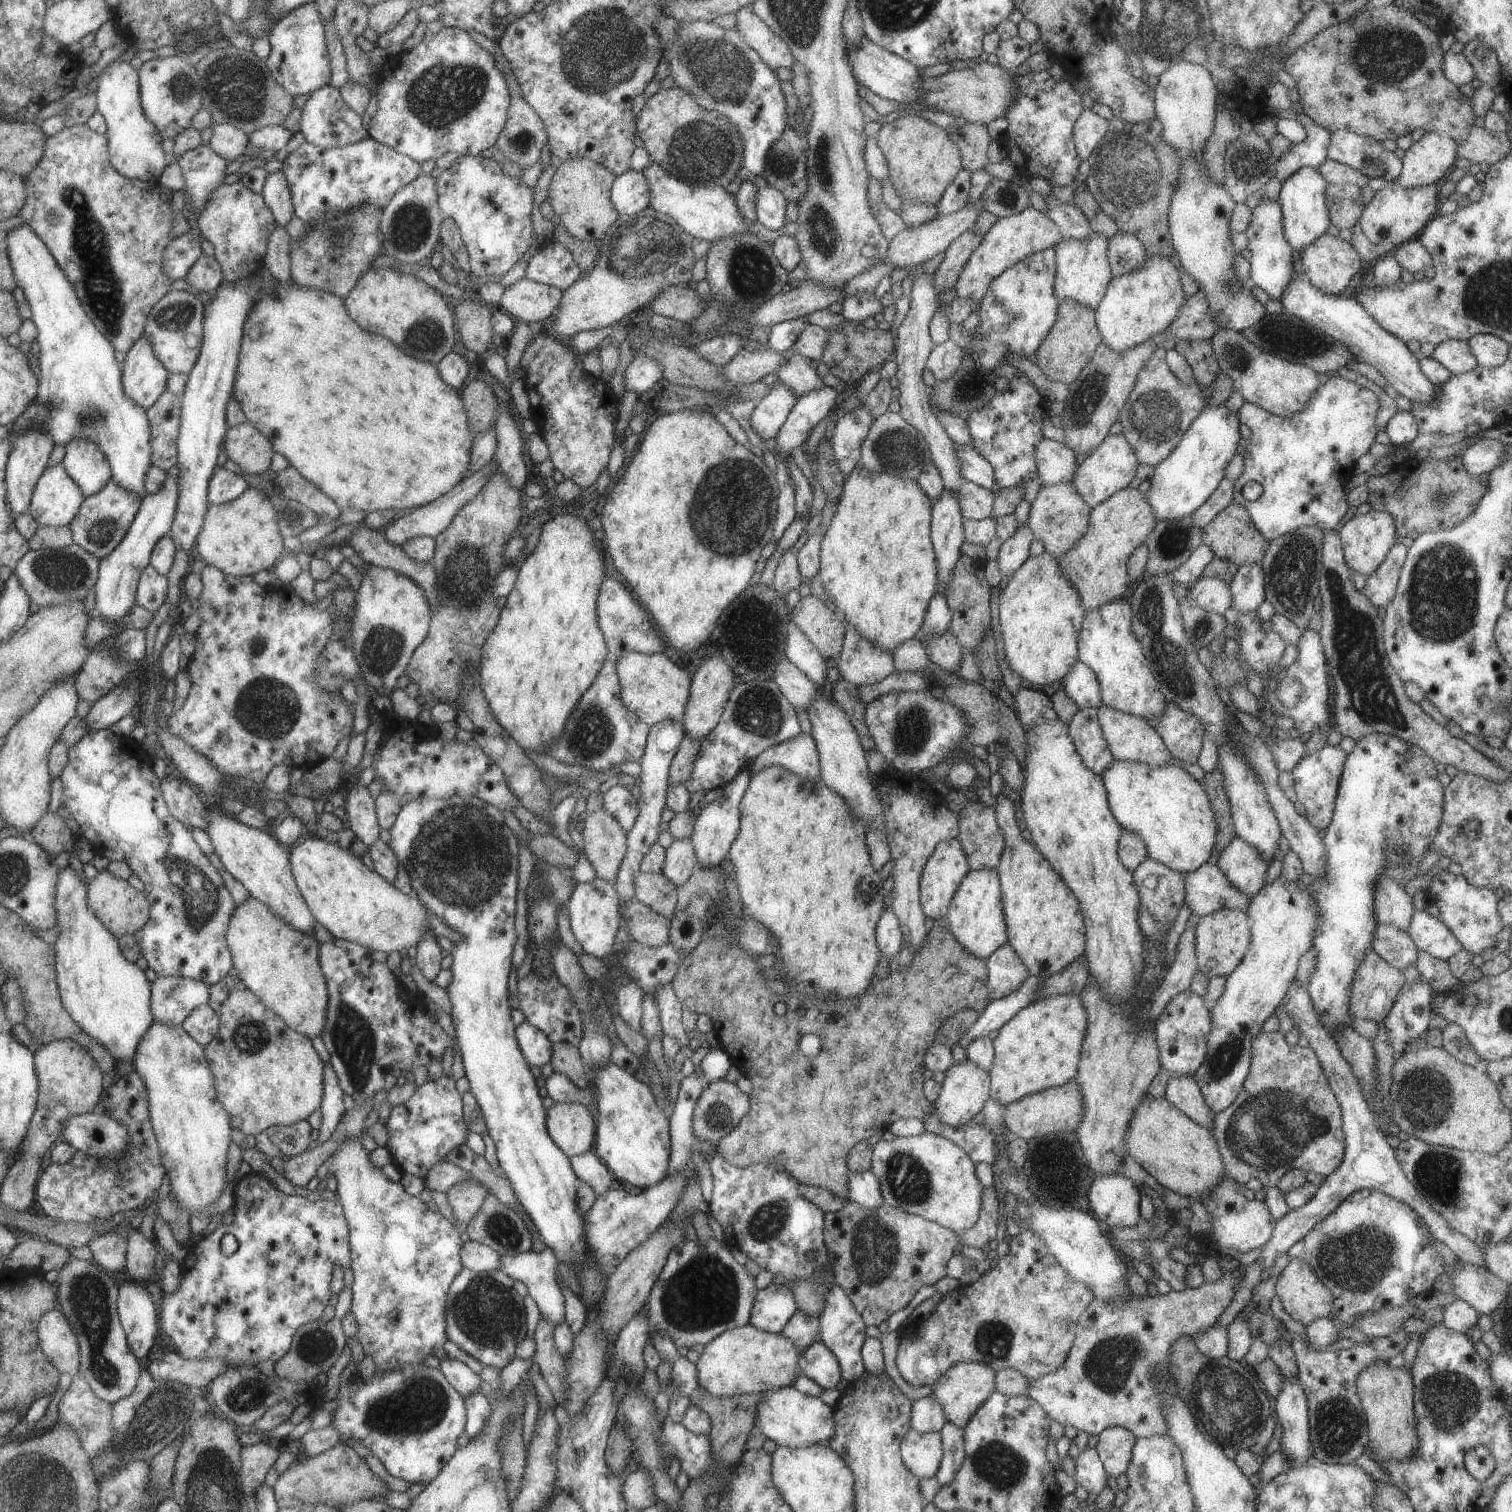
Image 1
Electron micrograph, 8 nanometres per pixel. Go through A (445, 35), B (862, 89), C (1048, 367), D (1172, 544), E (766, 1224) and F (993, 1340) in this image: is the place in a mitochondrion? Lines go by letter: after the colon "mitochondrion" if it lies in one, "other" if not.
A: other
B: other
C: other
D: mitochondrion
E: mitochondrion
F: mitochondrion

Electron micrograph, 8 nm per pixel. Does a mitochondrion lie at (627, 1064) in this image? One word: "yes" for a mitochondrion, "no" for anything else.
no

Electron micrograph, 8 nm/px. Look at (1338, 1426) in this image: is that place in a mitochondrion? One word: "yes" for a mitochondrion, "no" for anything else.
yes

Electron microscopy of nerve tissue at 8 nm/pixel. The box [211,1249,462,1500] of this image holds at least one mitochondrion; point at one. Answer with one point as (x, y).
(420, 1403)

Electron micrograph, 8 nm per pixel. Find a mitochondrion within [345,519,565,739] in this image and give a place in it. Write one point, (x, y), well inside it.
(465, 571)

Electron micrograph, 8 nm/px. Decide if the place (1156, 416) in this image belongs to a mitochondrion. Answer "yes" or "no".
yes

